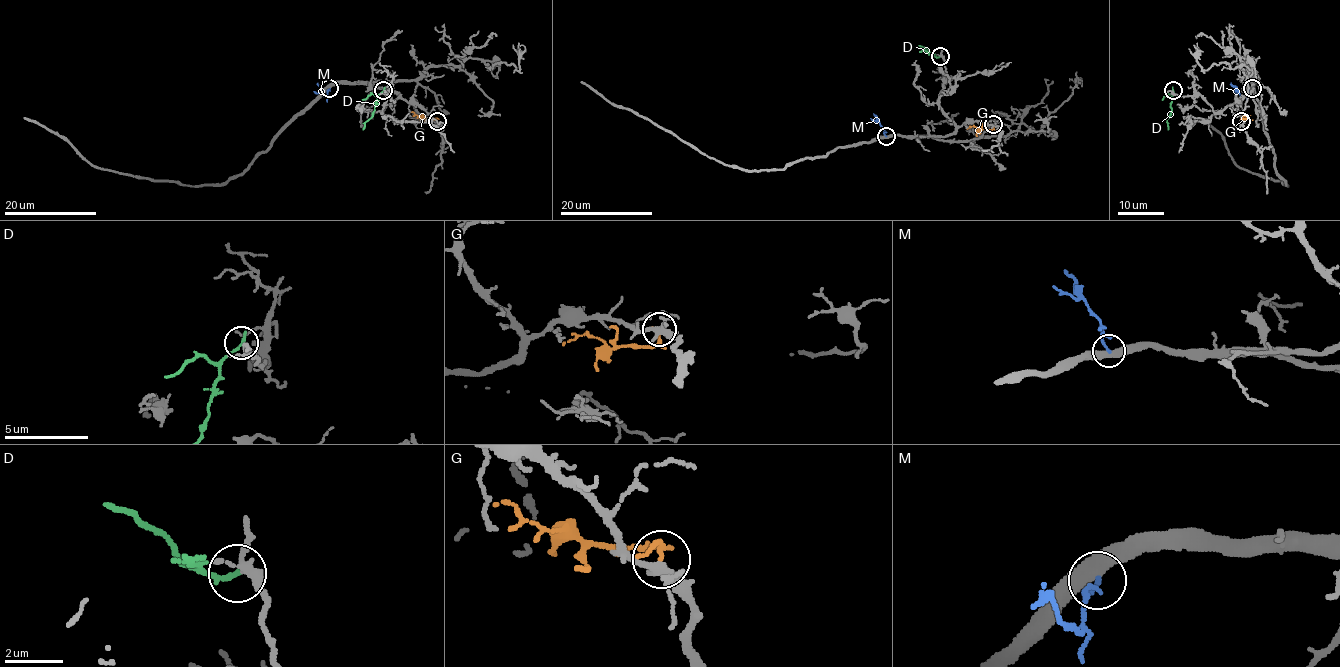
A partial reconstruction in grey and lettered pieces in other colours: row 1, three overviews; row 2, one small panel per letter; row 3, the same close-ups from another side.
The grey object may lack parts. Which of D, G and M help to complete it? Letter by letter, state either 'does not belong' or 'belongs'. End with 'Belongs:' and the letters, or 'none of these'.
D: does not belong
G: does not belong
M: does not belong
Belongs: none of these

